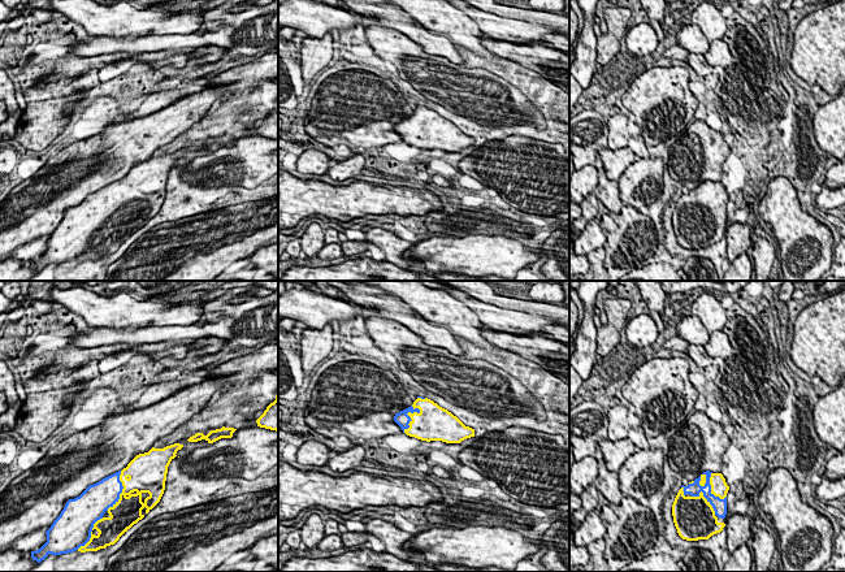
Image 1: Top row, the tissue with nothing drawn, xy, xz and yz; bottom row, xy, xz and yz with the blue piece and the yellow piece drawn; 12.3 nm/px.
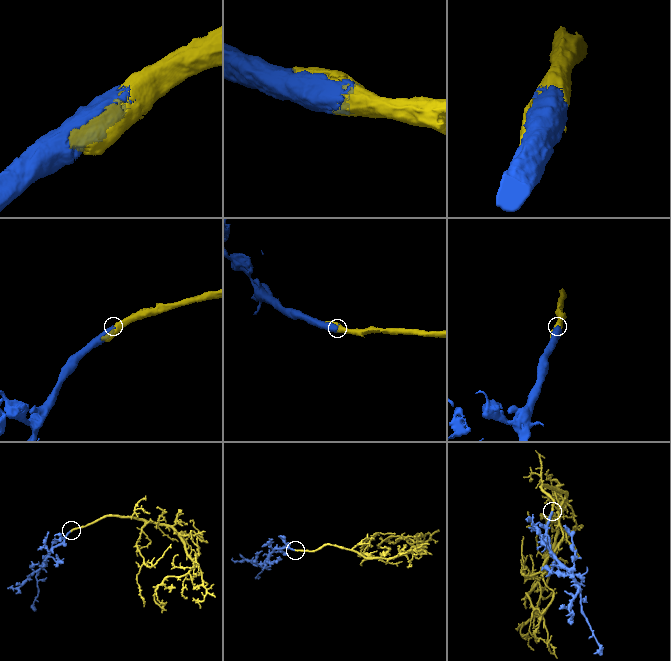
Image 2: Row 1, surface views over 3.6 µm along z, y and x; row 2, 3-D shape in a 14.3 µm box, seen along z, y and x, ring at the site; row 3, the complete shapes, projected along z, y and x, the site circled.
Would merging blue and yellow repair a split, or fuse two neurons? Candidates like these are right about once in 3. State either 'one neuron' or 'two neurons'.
one neuron

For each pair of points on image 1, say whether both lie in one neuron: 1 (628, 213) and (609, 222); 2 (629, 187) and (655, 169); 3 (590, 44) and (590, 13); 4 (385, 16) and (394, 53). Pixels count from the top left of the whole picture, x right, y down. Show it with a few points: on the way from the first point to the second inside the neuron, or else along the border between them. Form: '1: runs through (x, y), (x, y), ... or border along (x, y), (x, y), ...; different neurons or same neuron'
1: runs through (623, 219), (619, 222), (614, 222); same neuron
2: runs through (636, 183), (649, 173); same neuron
3: runs through (589, 37), (589, 21); same neuron
4: border along (378, 24), (399, 30), (414, 42); different neurons

